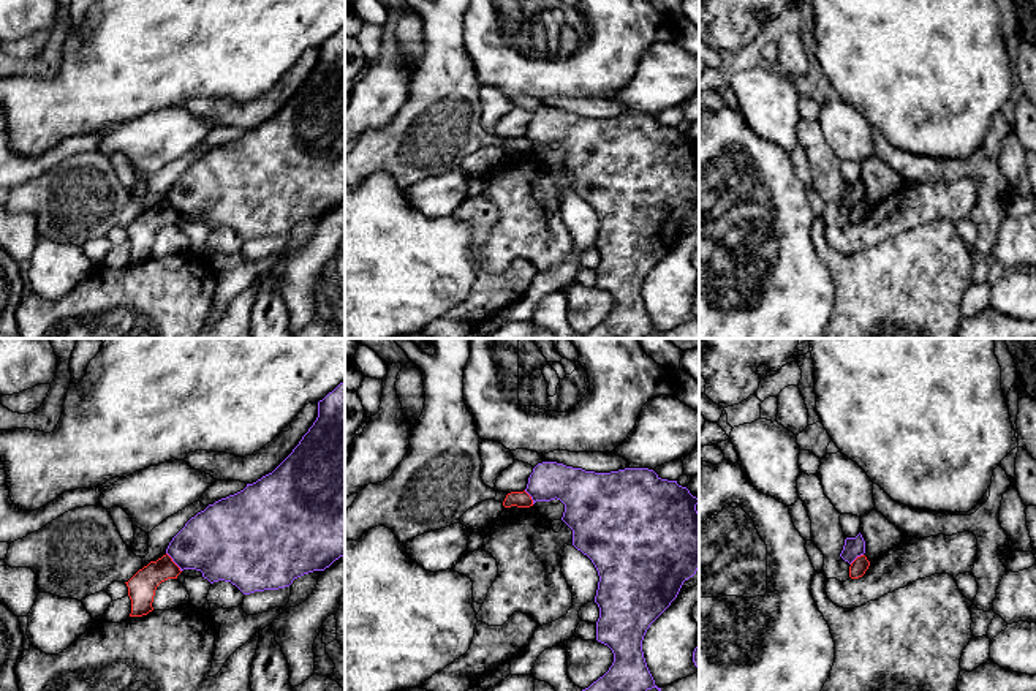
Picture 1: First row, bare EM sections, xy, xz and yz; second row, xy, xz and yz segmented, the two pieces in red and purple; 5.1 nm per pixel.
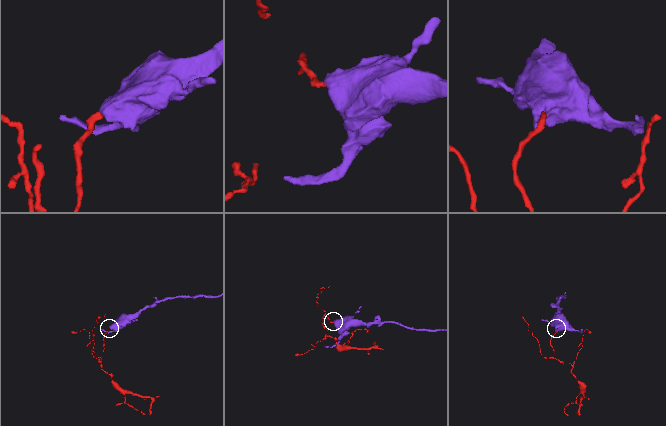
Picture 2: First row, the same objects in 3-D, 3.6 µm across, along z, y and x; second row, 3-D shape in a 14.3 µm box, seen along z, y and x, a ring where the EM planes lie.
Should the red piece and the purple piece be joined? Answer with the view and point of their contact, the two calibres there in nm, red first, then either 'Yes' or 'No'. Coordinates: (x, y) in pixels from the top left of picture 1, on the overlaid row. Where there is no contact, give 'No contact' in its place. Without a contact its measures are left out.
Touches red at xy (173, 562). Thickness 140 nm (red) against 360 nm. No

